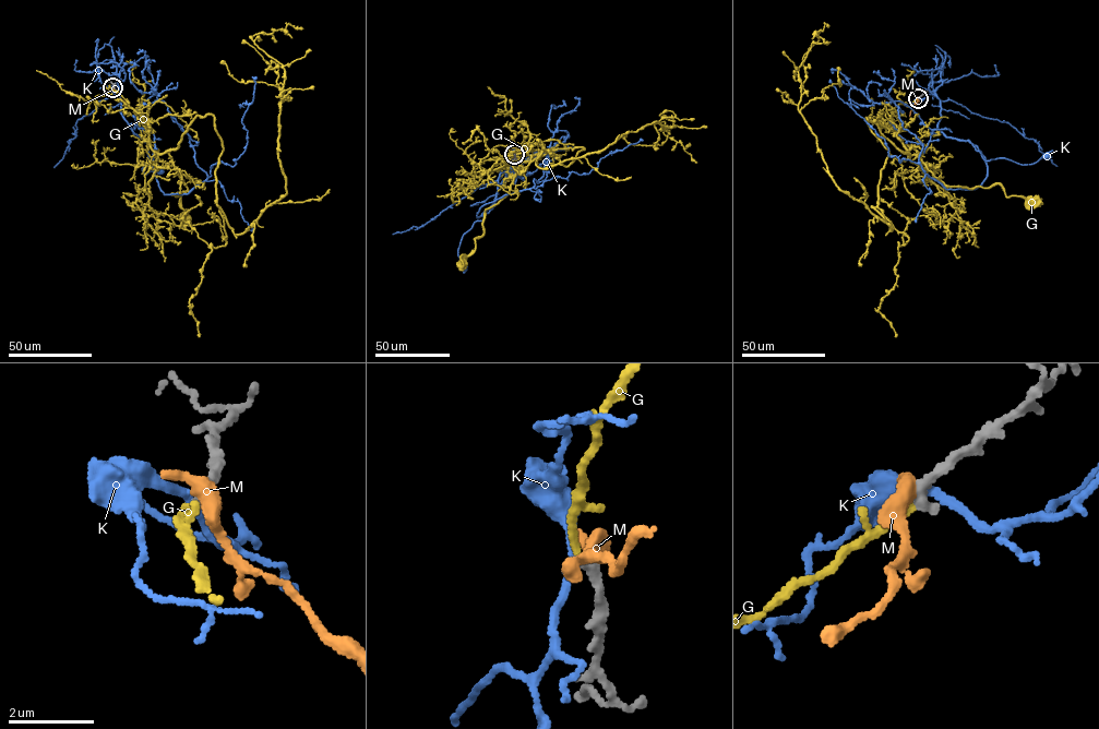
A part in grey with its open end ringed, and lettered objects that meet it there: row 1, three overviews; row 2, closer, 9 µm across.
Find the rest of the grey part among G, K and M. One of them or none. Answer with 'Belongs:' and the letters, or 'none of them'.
Belongs: G

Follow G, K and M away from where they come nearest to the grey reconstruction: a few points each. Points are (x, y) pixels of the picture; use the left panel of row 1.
G: (112, 87), (144, 120), (151, 148), (171, 158), (187, 189), (171, 193), (181, 194), (186, 219)
K: (112, 87), (117, 83), (123, 119), (150, 144), (156, 166), (145, 164), (142, 170), (145, 175), (159, 169)
M: (112, 87), (129, 106)

